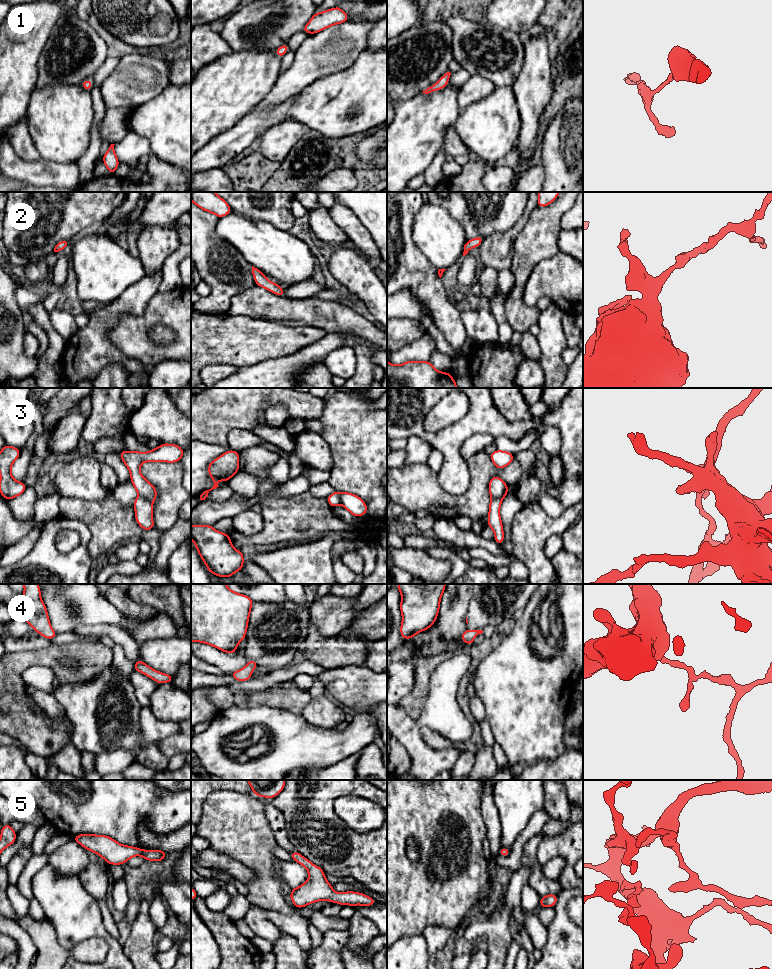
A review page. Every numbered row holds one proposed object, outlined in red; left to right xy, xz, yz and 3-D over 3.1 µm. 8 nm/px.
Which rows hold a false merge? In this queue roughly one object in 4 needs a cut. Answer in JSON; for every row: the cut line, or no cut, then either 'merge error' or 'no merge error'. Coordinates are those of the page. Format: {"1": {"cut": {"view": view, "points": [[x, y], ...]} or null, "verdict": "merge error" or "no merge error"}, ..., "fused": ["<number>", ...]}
{"1": {"cut": null, "verdict": "no merge error"}, "2": {"cut": null, "verdict": "no merge error"}, "3": {"cut": {"view": "yz", "points": [[508, 486], [501, 496], [491, 498]]}, "verdict": "merge error"}, "4": {"cut": null, "verdict": "no merge error"}, "5": {"cut": null, "verdict": "no merge error"}, "fused": ["3"]}

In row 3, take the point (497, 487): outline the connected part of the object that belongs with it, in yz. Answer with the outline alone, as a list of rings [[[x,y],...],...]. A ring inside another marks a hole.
[[[493,476],[490,479],[488,489],[491,498],[500,498],[504,495],[508,488],[508,485],[499,477]]]

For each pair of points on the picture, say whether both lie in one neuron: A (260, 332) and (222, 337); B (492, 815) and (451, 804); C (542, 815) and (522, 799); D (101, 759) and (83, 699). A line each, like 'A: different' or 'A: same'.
A: same
B: different
C: different
D: different

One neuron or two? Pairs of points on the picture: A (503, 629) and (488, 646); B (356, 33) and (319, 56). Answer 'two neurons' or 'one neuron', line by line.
A: one neuron
B: one neuron

